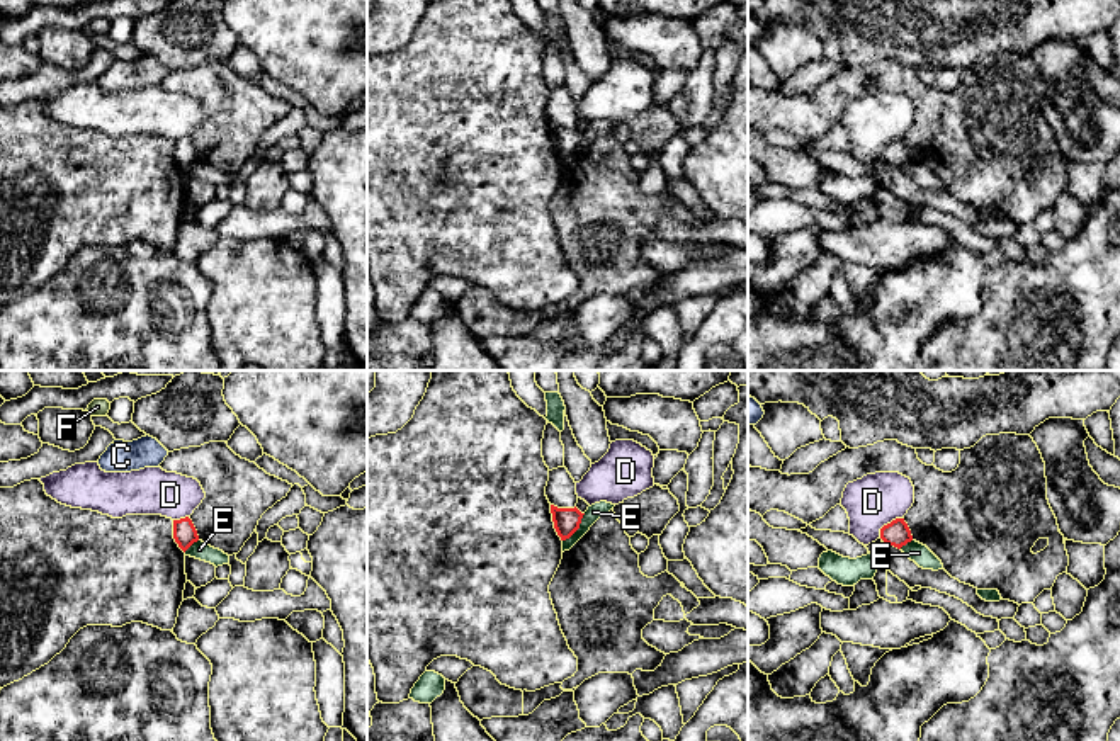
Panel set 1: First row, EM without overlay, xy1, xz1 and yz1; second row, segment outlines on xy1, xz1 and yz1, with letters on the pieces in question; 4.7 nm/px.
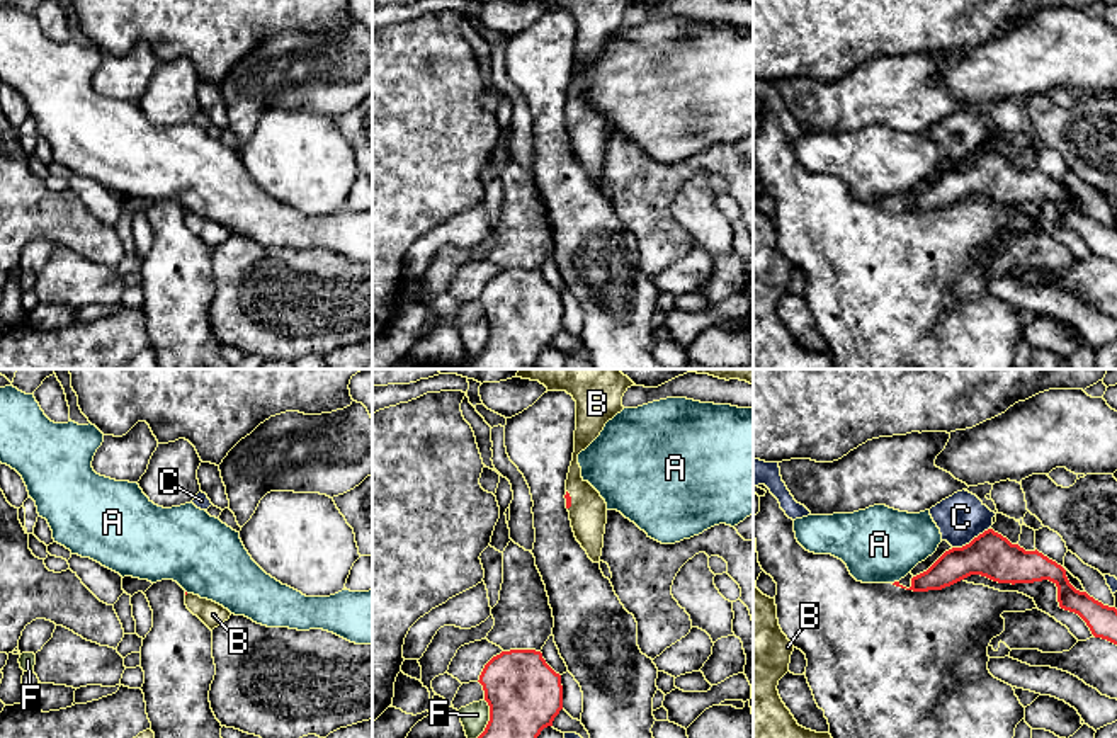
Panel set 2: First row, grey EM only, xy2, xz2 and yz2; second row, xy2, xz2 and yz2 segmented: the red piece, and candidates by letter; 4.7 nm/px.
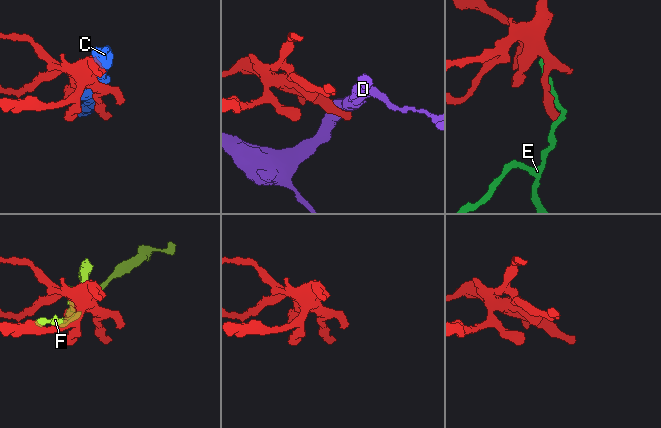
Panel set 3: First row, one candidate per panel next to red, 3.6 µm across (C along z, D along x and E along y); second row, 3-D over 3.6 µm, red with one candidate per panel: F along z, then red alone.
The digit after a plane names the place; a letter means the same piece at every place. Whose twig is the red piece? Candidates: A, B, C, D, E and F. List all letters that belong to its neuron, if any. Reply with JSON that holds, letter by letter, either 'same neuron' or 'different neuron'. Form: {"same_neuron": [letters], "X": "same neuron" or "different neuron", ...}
{"same_neuron": ["B"], "A": "different neuron", "B": "same neuron", "C": "different neuron", "D": "different neuron", "E": "different neuron", "F": "different neuron"}

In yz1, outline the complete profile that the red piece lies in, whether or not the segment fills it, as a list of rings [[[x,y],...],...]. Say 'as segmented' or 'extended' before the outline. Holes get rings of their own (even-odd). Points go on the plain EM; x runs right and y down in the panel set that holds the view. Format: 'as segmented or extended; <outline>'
as segmented; [[[896,138],[880,148],[880,158],[885,163],[901,168],[913,160],[913,155],[904,138]]]

